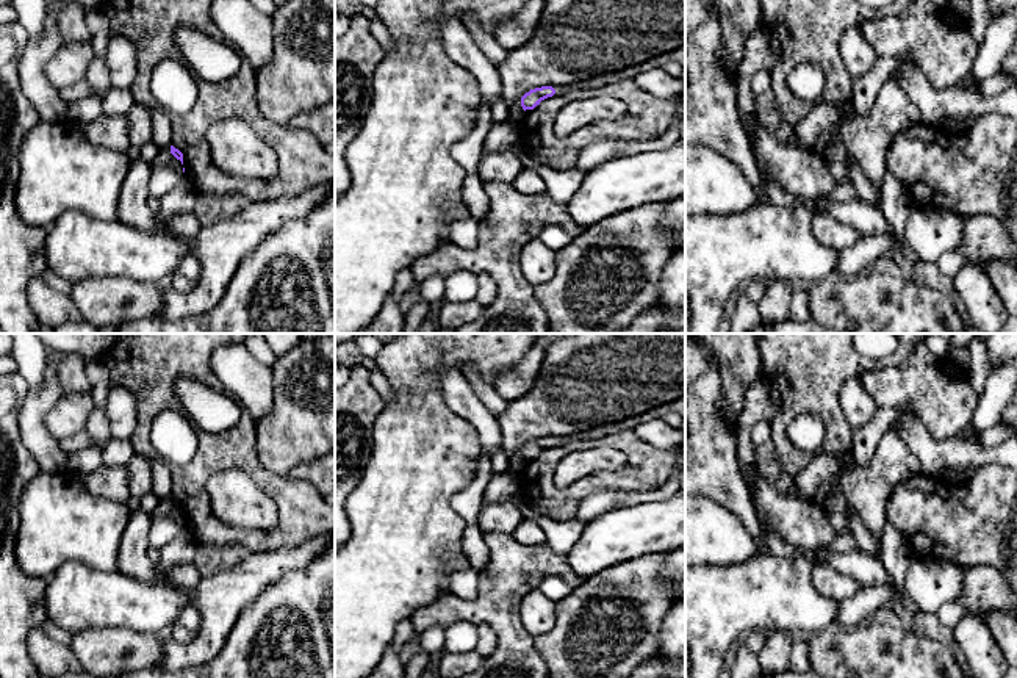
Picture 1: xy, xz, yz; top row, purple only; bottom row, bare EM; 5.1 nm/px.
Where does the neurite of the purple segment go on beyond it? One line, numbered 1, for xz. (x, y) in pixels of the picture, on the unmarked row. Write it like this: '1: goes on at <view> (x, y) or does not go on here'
1: does not go on here

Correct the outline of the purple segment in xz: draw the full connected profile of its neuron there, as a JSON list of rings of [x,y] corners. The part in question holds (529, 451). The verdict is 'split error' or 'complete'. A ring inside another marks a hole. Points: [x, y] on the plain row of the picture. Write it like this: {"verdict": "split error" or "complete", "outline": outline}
{"verdict": "complete", "outline": [[[541,437],[530,440],[521,448],[521,457],[523,460],[534,460],[537,456],[540,456],[541,451],[552,448],[555,445],[555,440],[552,437]]]}

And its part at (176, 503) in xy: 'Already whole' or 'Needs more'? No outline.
Needs more

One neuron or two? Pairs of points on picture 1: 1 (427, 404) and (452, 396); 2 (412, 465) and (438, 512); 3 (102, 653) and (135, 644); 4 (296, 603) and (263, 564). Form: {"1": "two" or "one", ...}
{"1": "two", "2": "one", "3": "one", "4": "two"}

